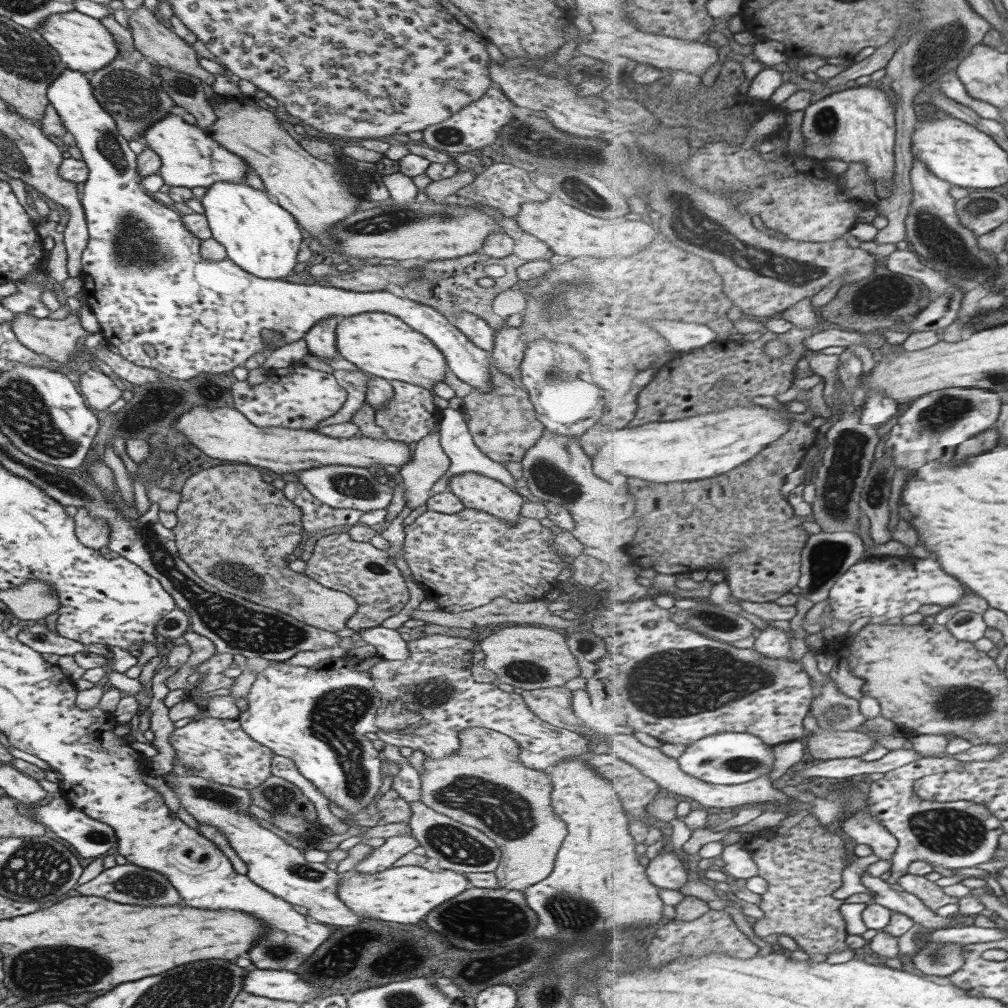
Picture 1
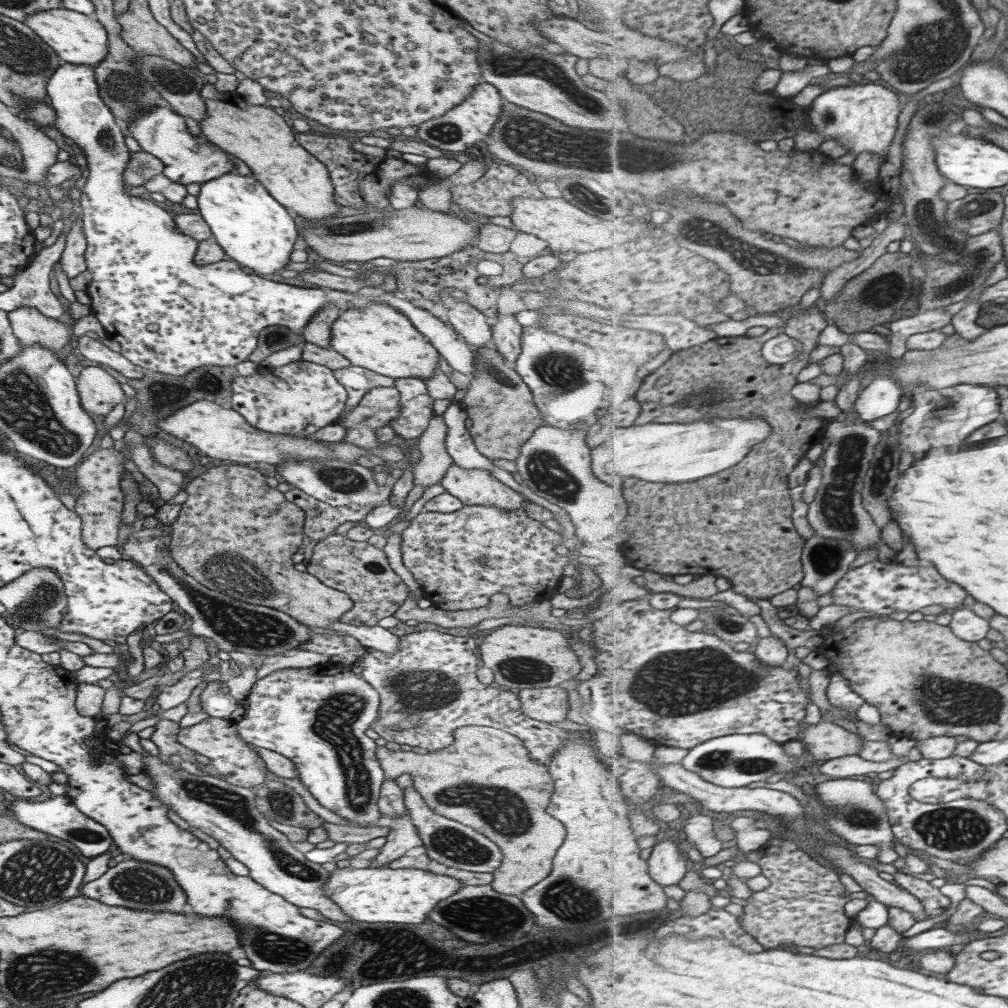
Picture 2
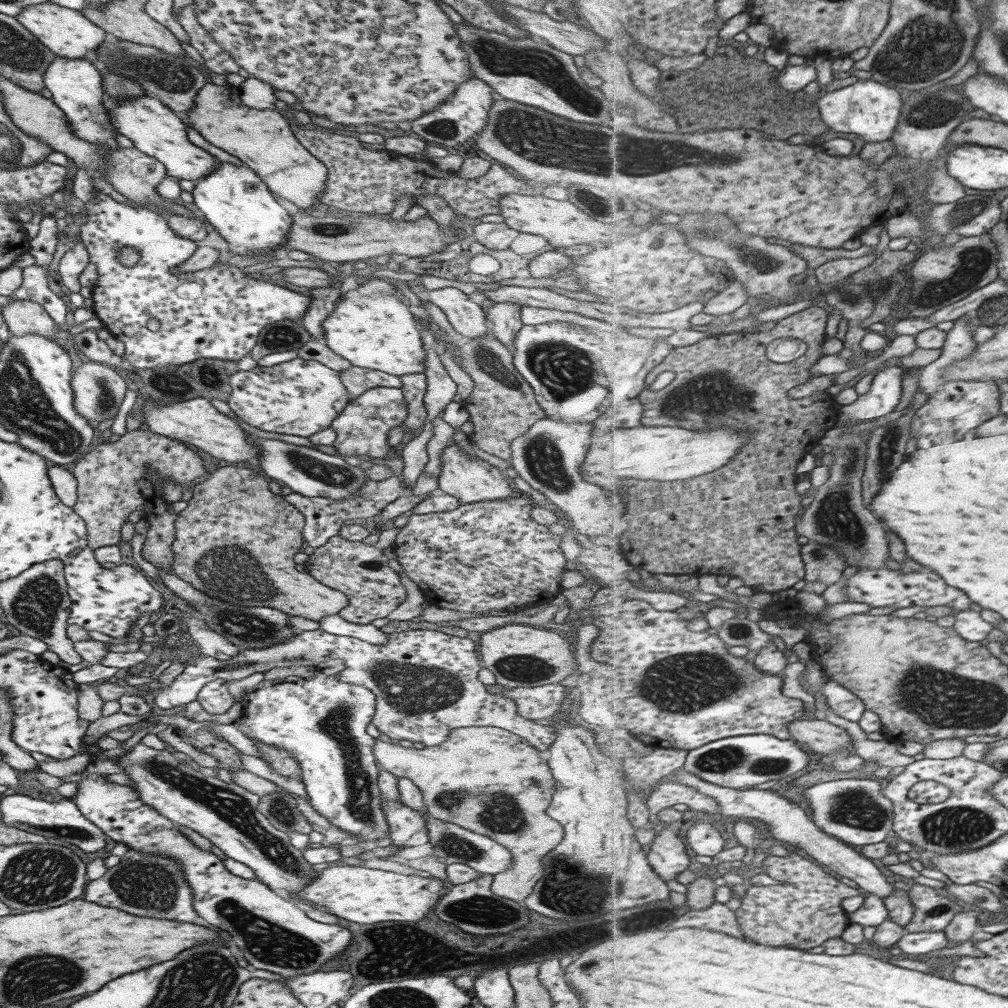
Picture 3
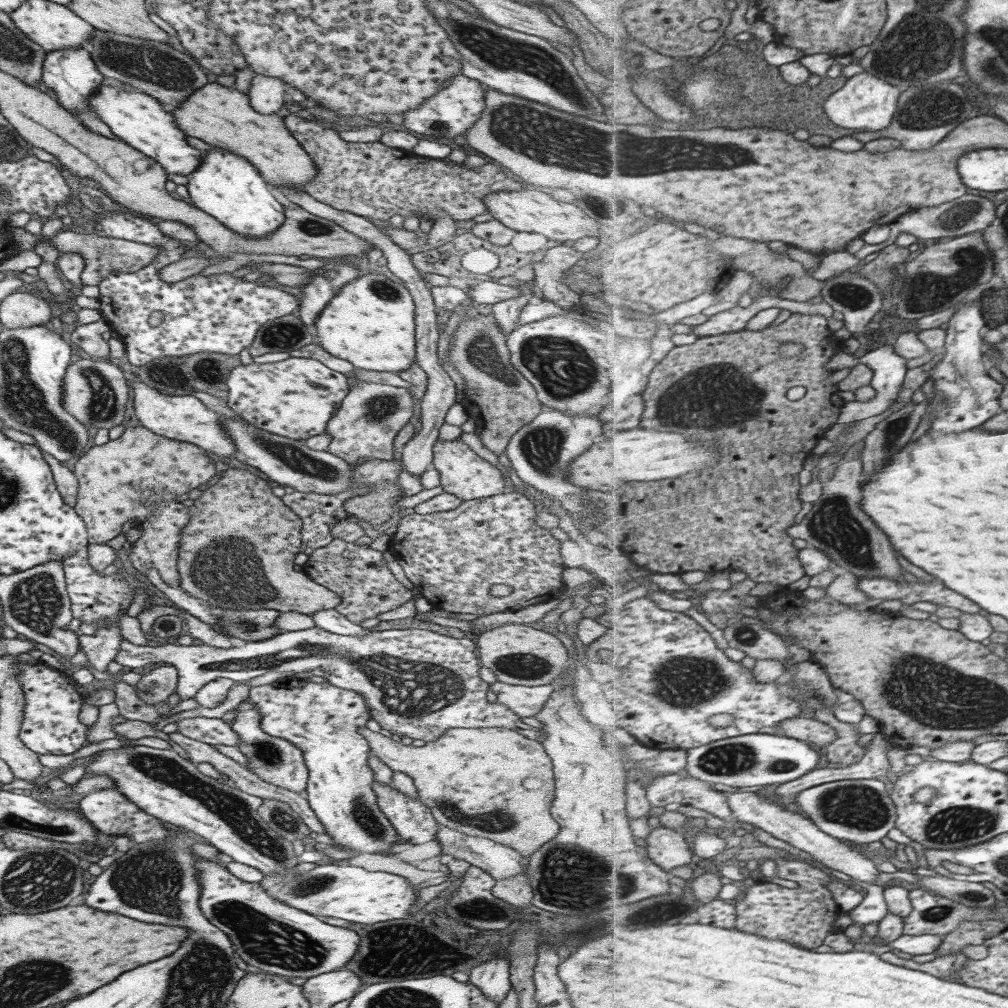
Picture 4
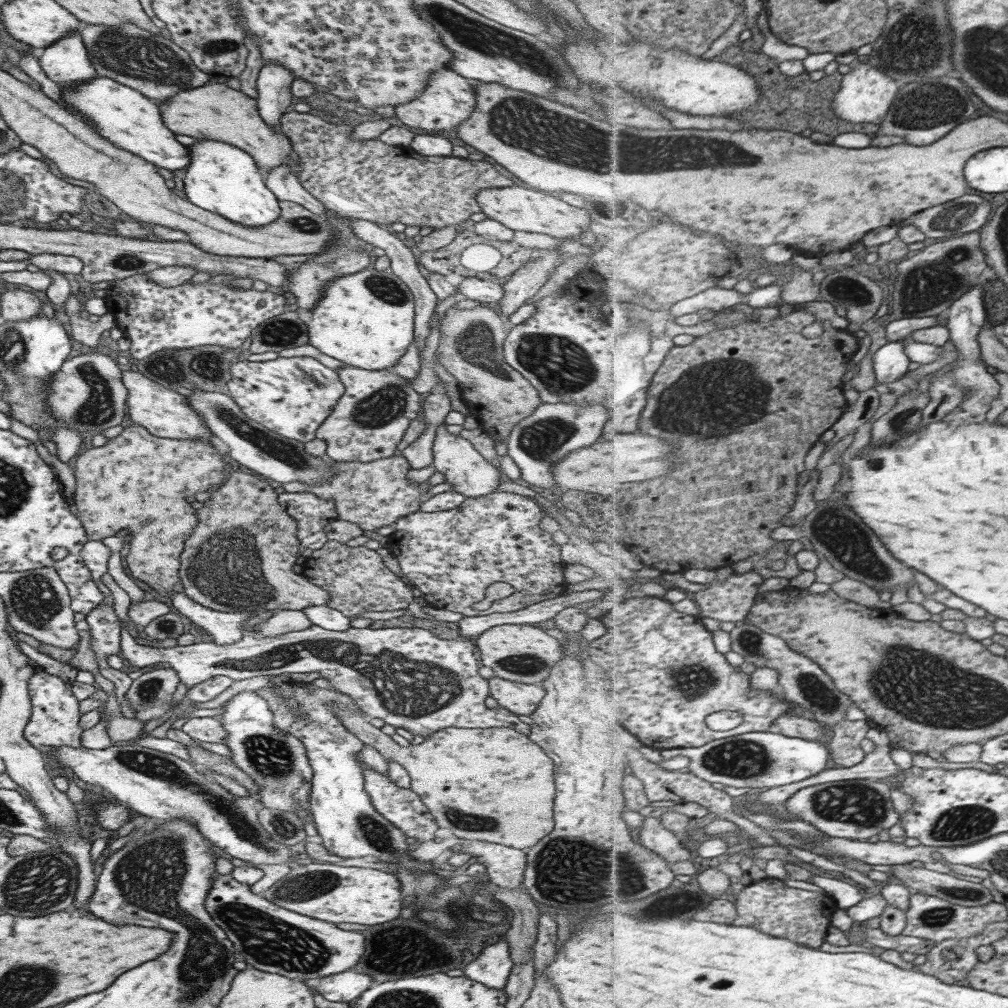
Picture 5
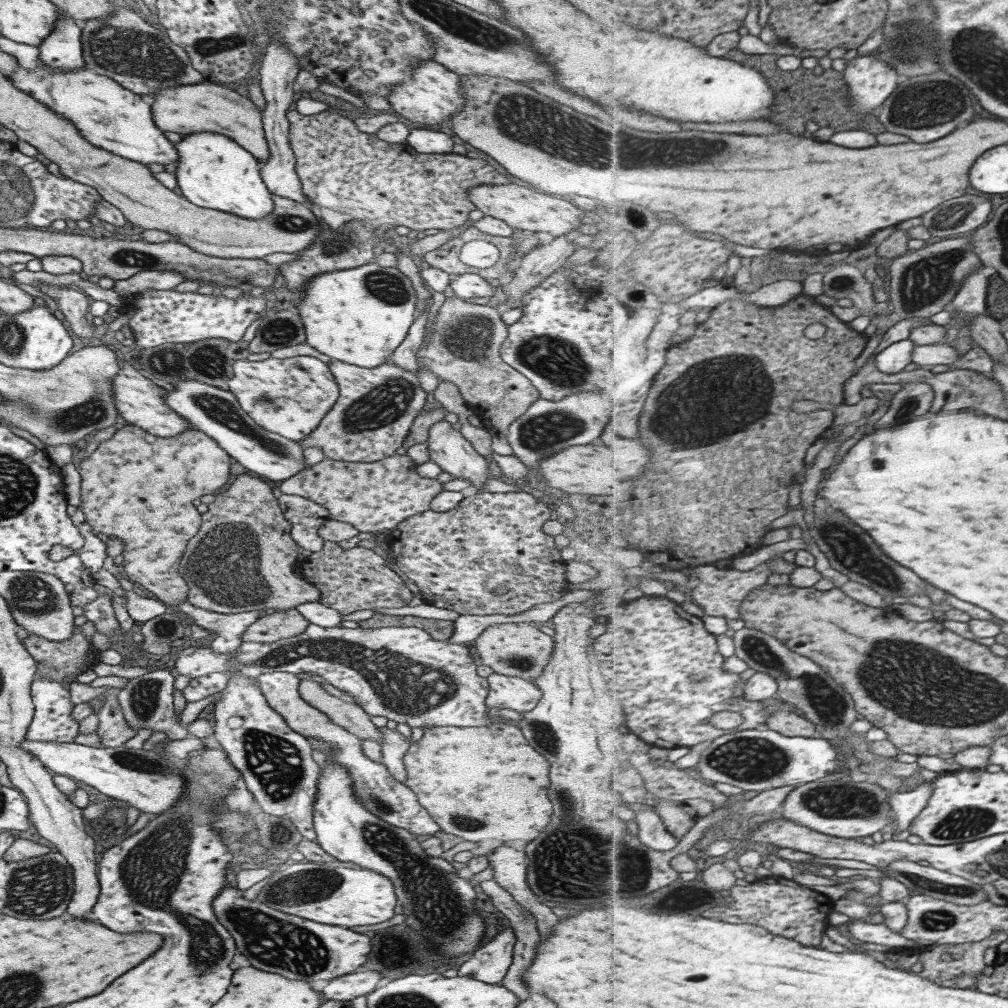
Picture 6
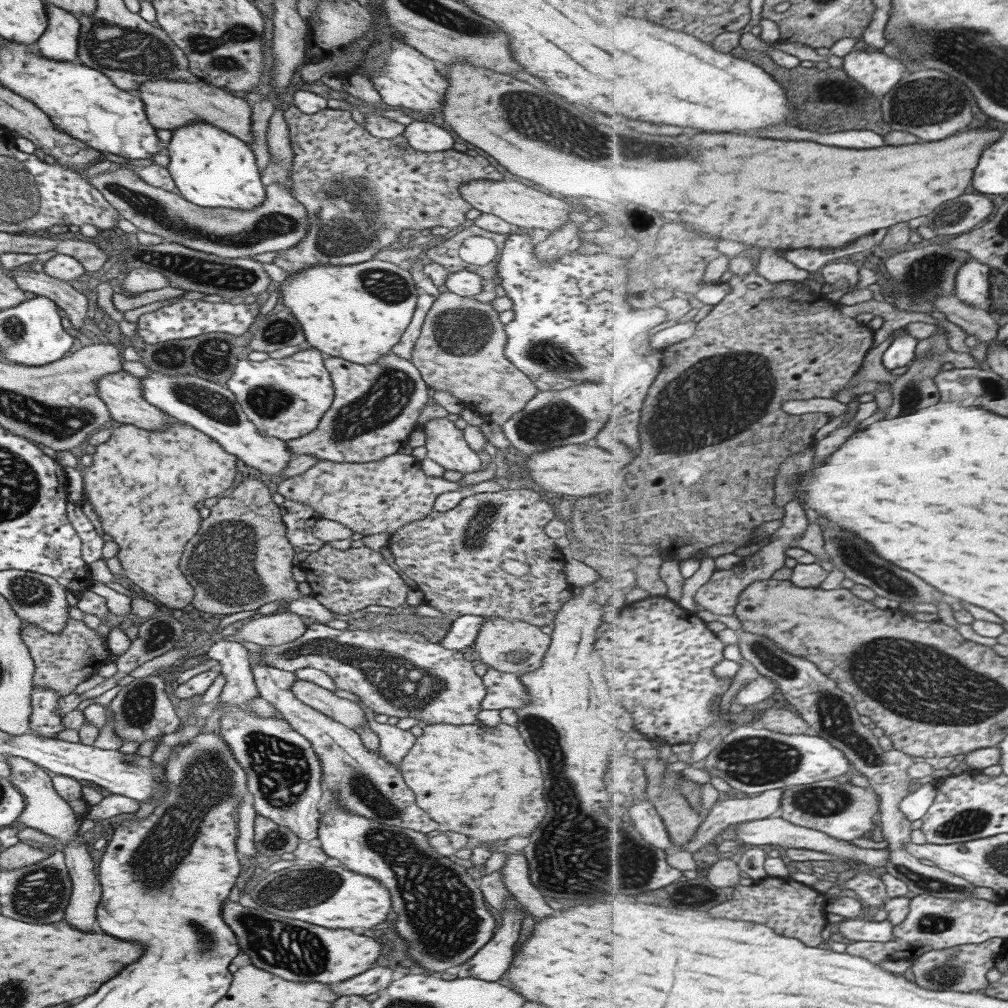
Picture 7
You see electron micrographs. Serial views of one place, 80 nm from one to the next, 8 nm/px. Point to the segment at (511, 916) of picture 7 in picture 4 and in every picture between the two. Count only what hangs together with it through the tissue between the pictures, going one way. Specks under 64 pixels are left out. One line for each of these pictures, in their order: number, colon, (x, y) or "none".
4: (491, 977)
5: (491, 967)
6: (488, 963)

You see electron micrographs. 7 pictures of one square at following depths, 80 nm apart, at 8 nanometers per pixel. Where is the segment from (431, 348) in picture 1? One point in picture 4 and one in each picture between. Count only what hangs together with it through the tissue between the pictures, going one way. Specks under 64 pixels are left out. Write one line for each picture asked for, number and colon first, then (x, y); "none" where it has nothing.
2: (377, 337)
3: (371, 327)
4: (369, 322)

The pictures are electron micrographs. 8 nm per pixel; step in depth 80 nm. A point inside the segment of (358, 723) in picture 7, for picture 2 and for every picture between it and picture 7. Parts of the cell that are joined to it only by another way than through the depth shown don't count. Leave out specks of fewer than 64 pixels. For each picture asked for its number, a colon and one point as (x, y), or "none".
2: (455, 782)
3: (486, 780)
4: (484, 782)
5: (484, 784)
6: (342, 712)

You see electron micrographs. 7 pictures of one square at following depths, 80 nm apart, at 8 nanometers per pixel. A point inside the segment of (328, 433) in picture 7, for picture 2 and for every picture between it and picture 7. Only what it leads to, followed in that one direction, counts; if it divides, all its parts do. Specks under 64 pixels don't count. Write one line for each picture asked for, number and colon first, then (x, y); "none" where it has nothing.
2: (378, 406)
3: (361, 428)
4: (371, 414)
5: (369, 418)
6: (371, 416)

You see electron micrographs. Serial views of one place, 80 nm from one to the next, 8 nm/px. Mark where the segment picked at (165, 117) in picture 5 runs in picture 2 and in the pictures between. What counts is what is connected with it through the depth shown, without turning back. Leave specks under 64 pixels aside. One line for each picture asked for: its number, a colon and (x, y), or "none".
2: (263, 140)
3: (262, 140)
4: (221, 117)

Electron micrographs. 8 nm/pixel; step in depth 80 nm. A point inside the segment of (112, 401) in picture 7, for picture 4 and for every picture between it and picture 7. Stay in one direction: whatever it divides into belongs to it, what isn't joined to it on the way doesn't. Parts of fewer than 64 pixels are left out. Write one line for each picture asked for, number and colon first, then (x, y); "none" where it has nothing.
4: (182, 418)
5: (165, 414)
6: (138, 401)

